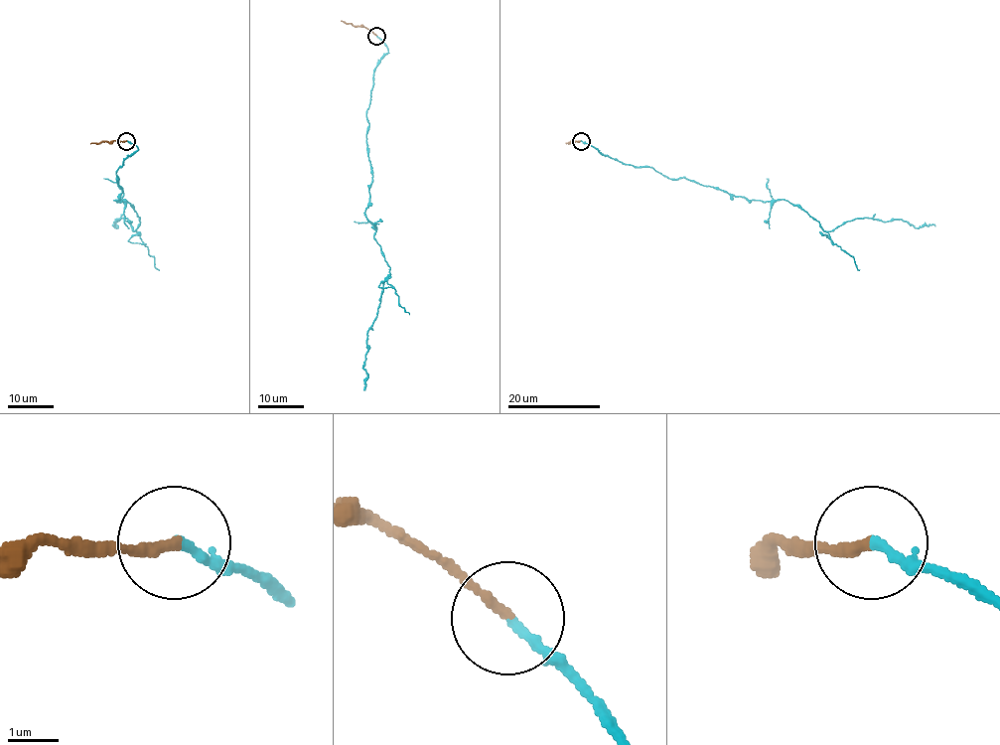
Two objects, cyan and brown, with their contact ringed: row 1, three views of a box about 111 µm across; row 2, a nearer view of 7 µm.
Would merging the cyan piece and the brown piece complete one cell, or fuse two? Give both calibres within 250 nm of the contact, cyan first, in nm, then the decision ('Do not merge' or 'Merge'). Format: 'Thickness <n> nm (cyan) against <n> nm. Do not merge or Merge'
Thickness 180 nm (cyan) against 200 nm. Do not merge

